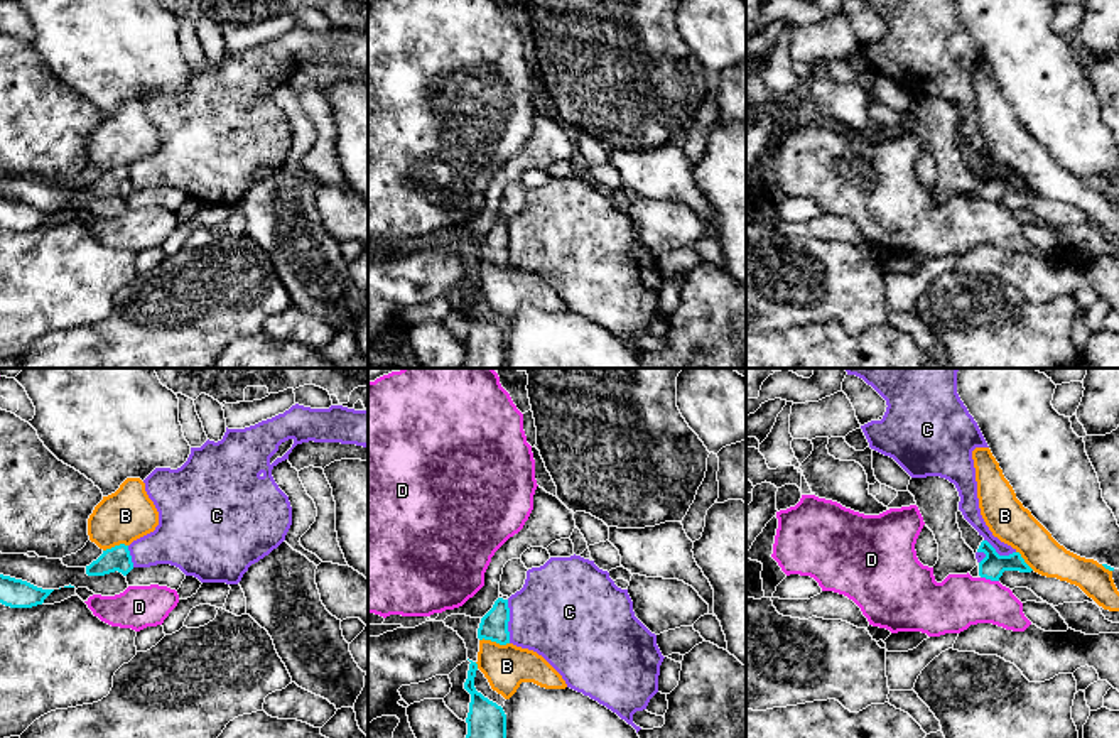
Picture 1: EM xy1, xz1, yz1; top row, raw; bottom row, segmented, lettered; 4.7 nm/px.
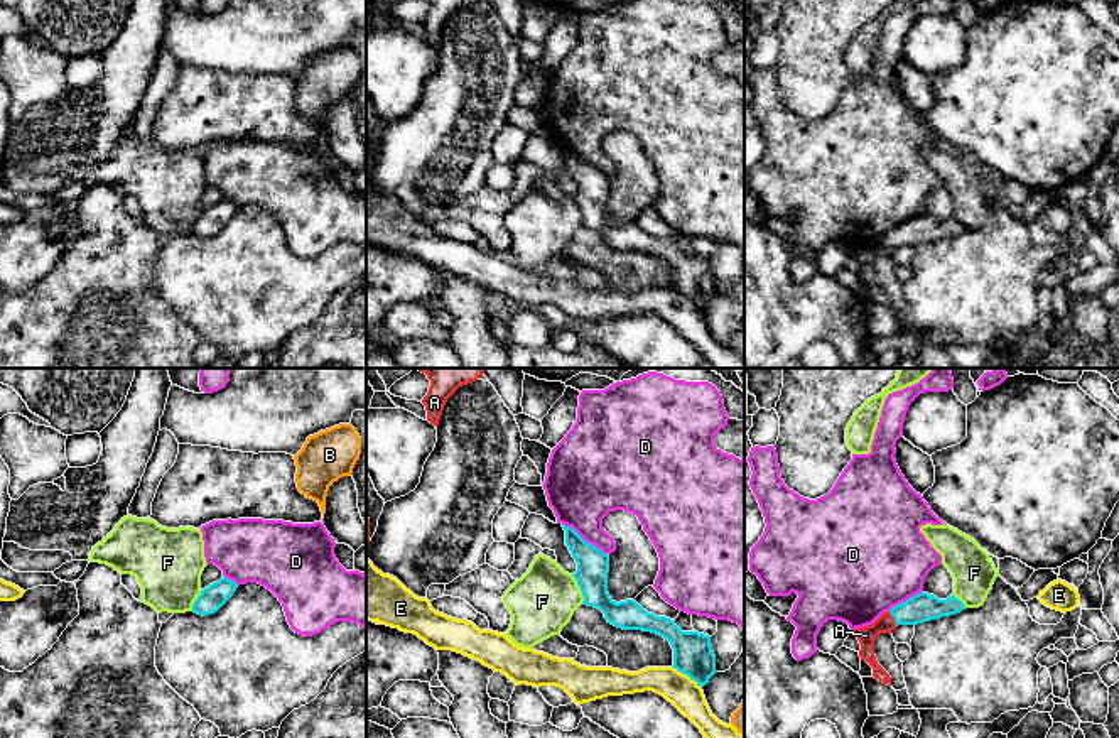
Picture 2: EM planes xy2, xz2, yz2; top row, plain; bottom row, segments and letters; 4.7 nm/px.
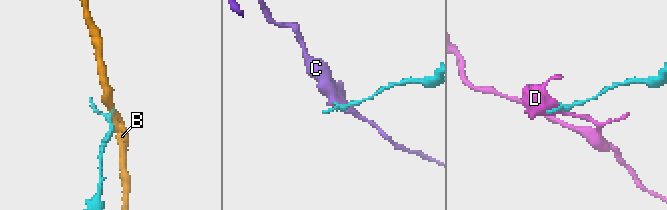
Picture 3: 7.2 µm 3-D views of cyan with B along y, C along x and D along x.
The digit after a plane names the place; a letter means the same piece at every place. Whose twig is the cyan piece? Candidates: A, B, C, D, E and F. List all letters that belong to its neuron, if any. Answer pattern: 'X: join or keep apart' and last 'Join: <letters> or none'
A: join
B: keep apart
C: keep apart
D: keep apart
E: keep apart
F: keep apart
Join: A

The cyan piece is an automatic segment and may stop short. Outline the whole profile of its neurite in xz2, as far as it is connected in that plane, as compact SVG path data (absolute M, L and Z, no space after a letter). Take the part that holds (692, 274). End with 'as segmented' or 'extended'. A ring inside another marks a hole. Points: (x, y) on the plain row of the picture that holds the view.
M562 149L565 167L577 184L572 198L582 213L582 225L601 231L608 245L618 250L651 253L668 262L673 270L672 289L704 309L716 296L711 258L682 253L673 241L648 235L635 221L616 225L608 214L609 177L586 164L572 149Z; as segmented

